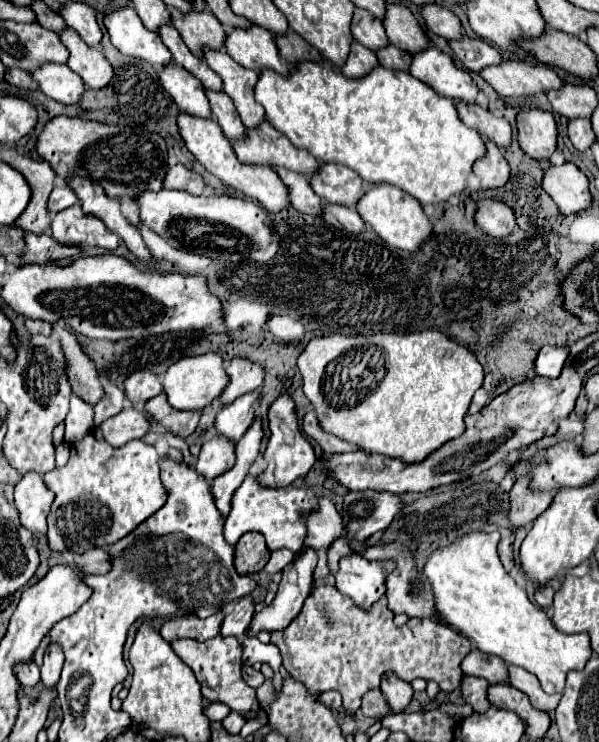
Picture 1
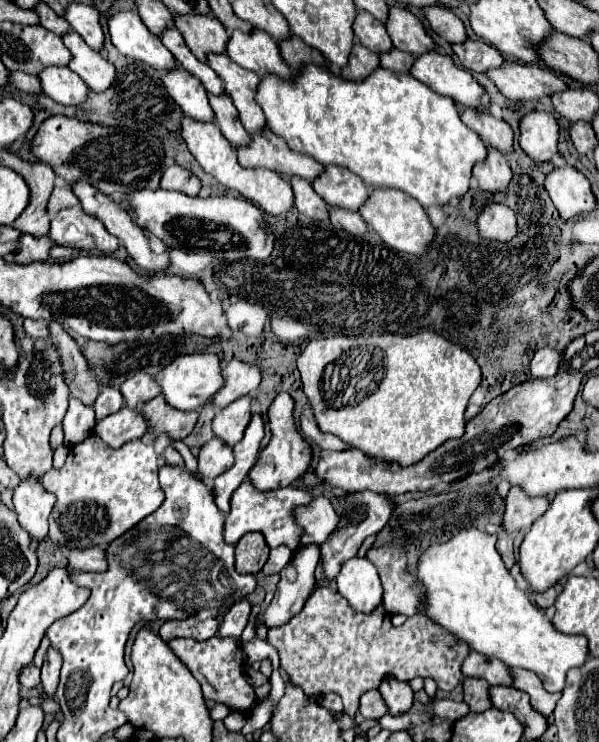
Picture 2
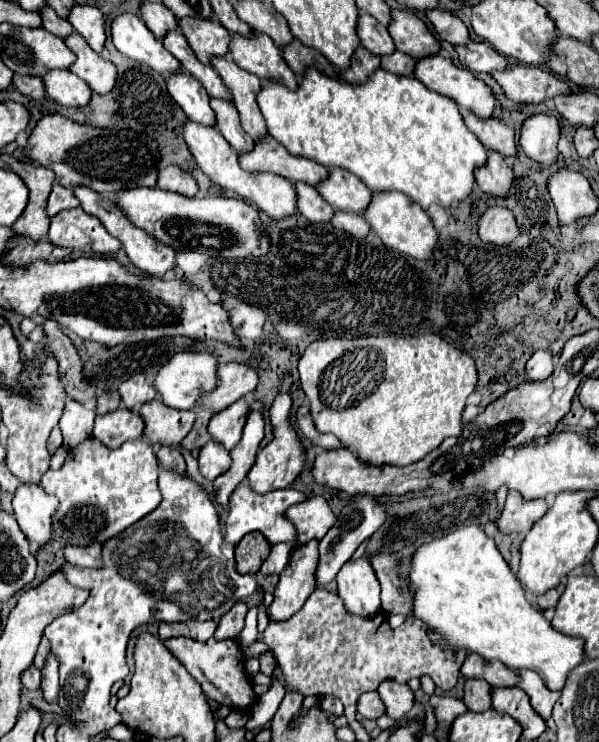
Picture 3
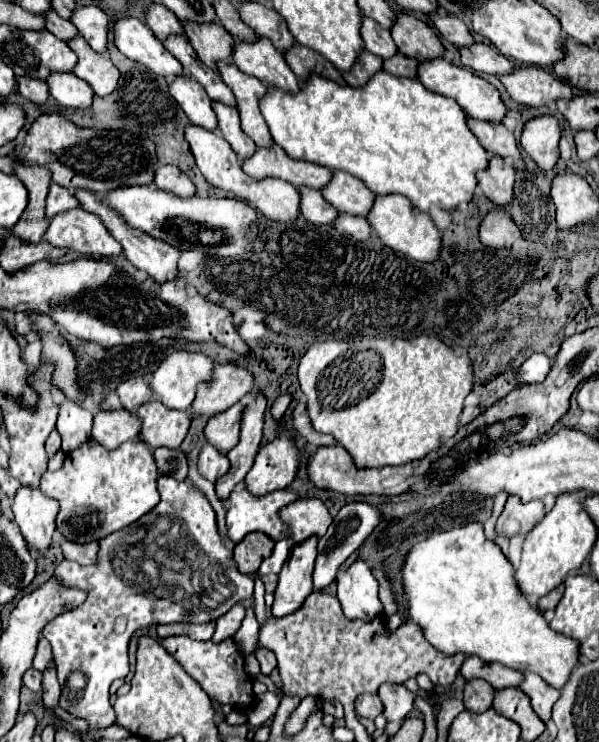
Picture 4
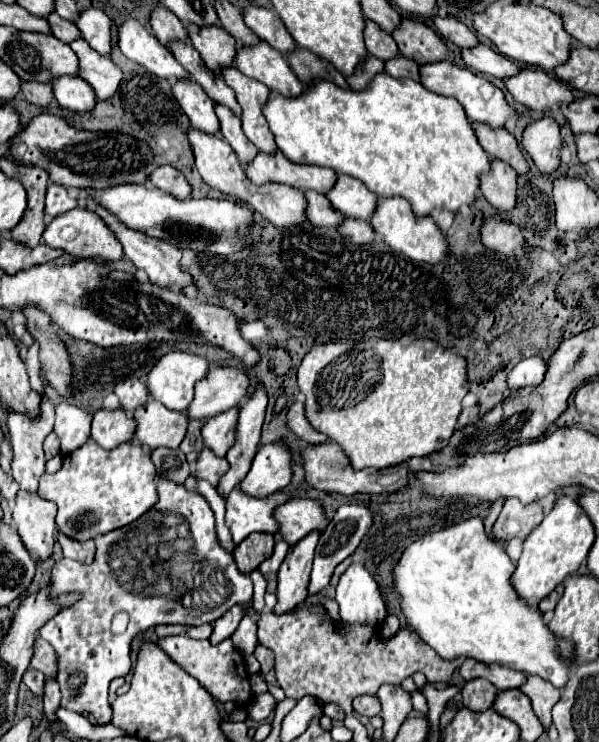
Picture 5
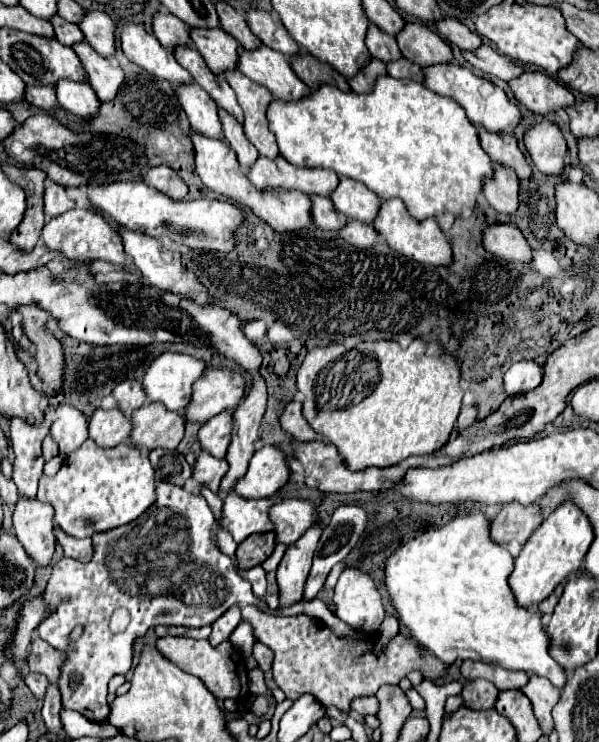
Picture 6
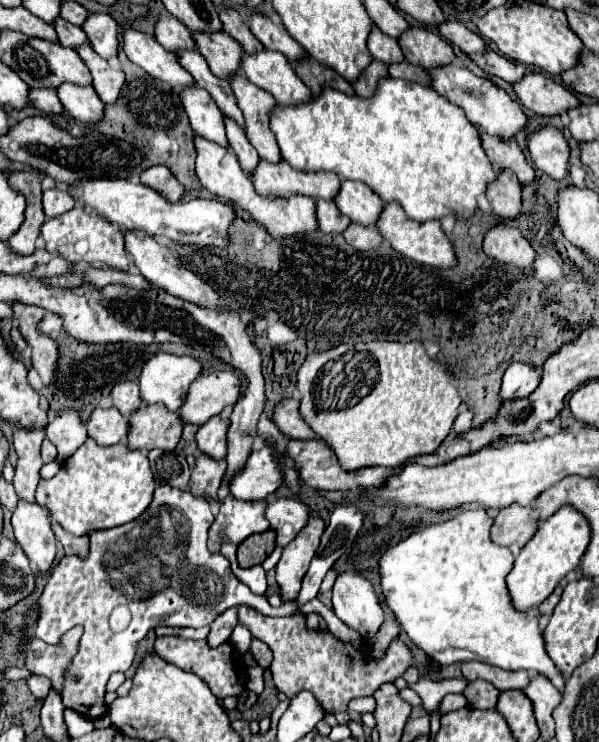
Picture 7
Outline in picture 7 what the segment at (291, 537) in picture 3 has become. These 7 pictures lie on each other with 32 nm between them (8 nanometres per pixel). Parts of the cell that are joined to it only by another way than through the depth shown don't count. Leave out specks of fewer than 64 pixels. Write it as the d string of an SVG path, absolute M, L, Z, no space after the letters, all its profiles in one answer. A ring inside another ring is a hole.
M228 494L220 506L220 514L216 516L210 528L208 548L212 552L218 552L222 540L240 544L242 540L246 540L256 532L270 530L270 524L264 516L266 504L268 504L266 500L246 502L246 500L236 500L232 494Z

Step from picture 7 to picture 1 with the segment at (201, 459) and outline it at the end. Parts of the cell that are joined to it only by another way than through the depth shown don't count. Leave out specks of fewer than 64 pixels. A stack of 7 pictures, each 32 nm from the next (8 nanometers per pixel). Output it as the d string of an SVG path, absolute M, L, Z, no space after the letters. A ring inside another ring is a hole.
M214 436L212 440L204 442L200 456L198 456L196 472L206 476L208 480L212 480L212 478L220 476L222 472L230 470L236 462L234 446L236 446L236 442L228 440L226 436Z

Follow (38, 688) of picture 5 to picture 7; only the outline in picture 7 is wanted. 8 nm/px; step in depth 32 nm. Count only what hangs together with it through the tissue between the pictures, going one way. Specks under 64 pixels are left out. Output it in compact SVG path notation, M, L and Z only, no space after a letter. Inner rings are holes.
M32 674L26 682L28 682L30 692L32 692L38 700L44 700L44 698L46 698L46 694L50 692L50 680L48 680L48 678L44 678L44 676Z

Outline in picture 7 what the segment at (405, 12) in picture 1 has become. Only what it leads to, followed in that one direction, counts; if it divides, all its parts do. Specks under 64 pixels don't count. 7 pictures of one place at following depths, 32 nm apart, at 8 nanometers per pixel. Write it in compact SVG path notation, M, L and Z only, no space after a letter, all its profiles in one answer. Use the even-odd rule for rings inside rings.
M408 26L408 32L398 38L398 44L410 64L418 64L426 70L452 64L456 58L452 46L424 26Z

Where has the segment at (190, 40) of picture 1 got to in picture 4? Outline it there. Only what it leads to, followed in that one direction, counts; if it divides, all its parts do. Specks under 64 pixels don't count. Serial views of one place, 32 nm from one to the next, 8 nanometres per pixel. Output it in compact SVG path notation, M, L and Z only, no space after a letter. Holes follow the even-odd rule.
M184 22L182 28L184 28L188 42L196 50L198 58L208 68L214 68L214 62L218 62L218 60L230 58L234 38L218 22L214 22L214 24Z

